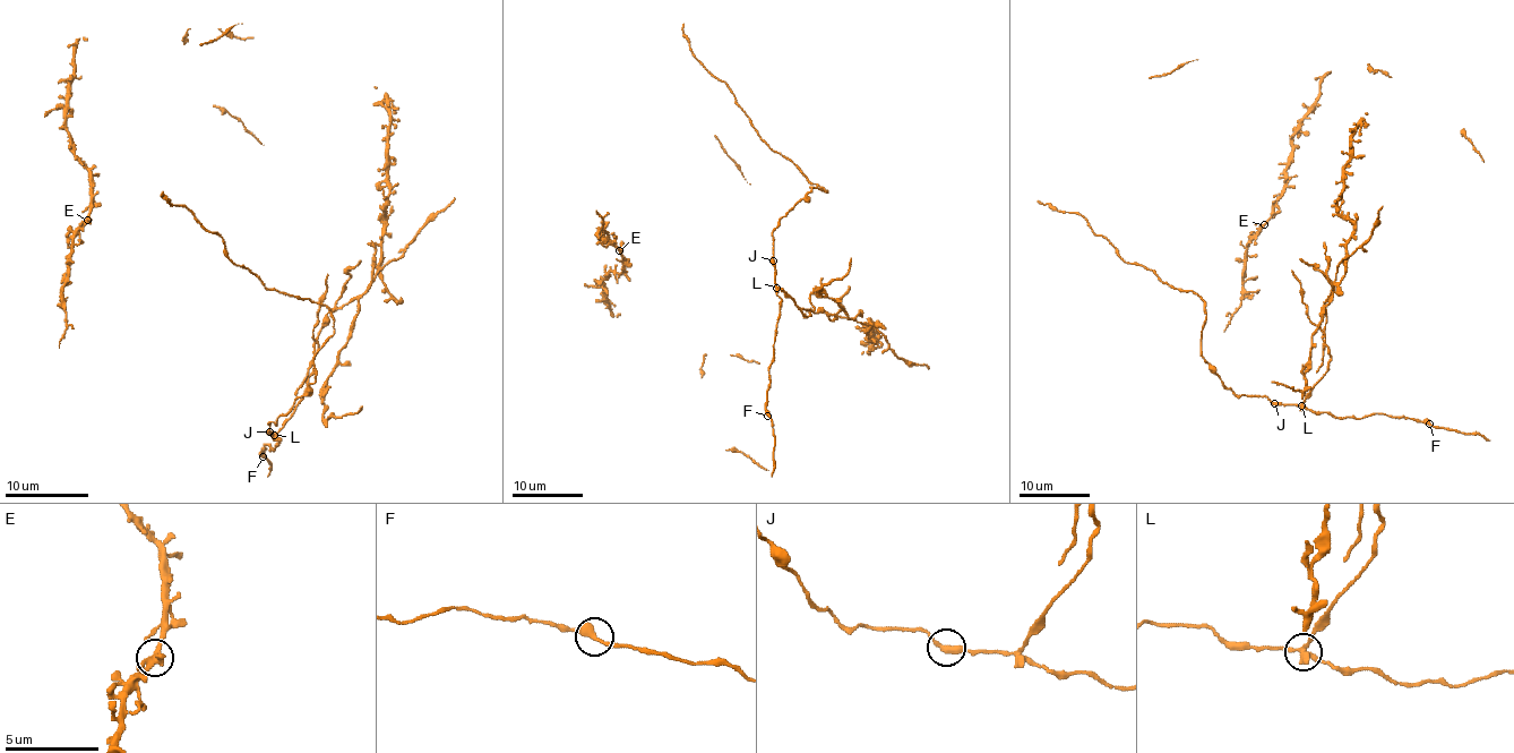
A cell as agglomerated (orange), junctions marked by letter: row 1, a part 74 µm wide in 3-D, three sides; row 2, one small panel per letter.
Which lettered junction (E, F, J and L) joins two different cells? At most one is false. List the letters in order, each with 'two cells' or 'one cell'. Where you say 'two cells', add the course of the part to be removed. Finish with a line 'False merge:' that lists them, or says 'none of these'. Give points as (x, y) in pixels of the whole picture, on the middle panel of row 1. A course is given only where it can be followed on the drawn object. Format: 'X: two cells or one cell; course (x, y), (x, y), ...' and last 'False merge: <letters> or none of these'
E: one cell
F: one cell
J: one cell
L: two cells; course (776, 288), (808, 315), (811, 310), (822, 310), (846, 319), (831, 298), (817, 291), (843, 276), (850, 257)
False merge: L

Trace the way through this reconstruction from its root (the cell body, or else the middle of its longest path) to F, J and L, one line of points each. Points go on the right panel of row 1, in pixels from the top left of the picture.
F: (1331, 290), (1324, 304), (1328, 369), (1302, 404), (1336, 417), (1385, 413), (1429, 424)
J: (1331, 290), (1324, 304), (1324, 341), (1328, 369), (1299, 404), (1274, 403)
L: (1331, 290), (1324, 304), (1324, 341), (1328, 369), (1301, 407)

